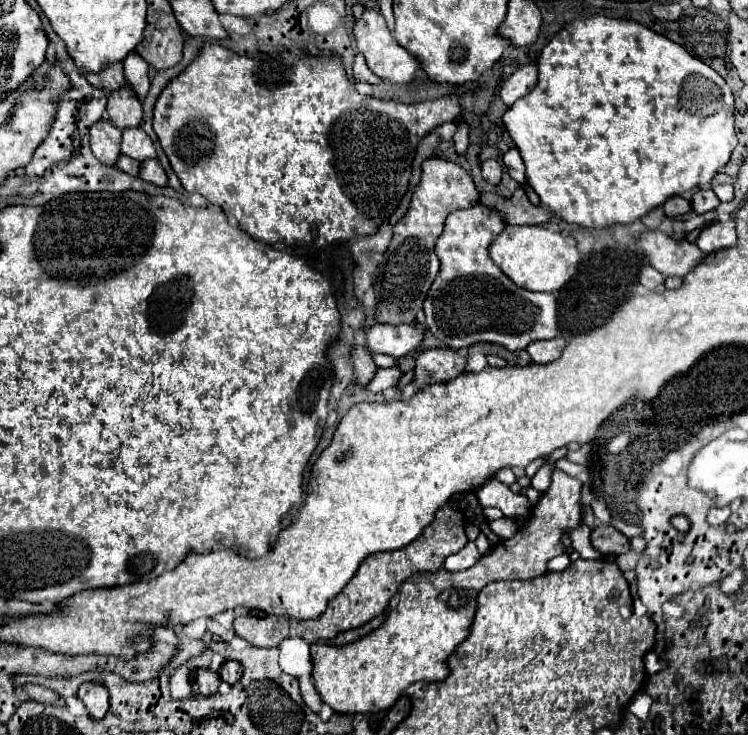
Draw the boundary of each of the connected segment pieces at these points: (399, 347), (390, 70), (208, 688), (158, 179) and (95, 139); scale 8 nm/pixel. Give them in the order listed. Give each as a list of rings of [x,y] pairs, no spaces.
[[[373,325],[365,329],[365,345],[371,355],[383,353],[395,359],[417,349],[423,339],[423,327],[415,325]]]
[[[365,11],[361,15],[361,19],[355,21],[353,33],[355,33],[355,39],[357,39],[357,49],[365,55],[365,61],[367,61],[369,69],[377,77],[381,77],[385,81],[391,81],[393,85],[405,85],[405,83],[413,81],[417,69],[421,67],[419,59],[415,55],[407,53],[407,49],[403,49],[395,41],[395,37],[391,37],[391,31],[387,29],[387,23],[385,23],[385,19],[383,19],[381,13],[377,13],[377,11]]]
[[[199,669],[197,673],[191,675],[193,691],[201,693],[201,695],[213,695],[213,693],[217,693],[219,683],[221,683],[221,677],[217,673],[213,673],[211,669]]]
[[[147,159],[141,163],[141,173],[139,177],[147,183],[153,183],[157,187],[165,187],[167,185],[167,175],[163,171],[163,167],[159,165],[157,159]]]
[[[97,121],[91,127],[91,151],[103,165],[115,165],[121,155],[121,131],[109,121]]]

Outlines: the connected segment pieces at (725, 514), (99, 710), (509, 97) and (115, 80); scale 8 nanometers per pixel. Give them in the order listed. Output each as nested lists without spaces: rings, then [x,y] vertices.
[[[713,507],[709,511],[709,515],[707,515],[707,521],[711,525],[723,525],[729,519],[729,515],[731,515],[731,509],[729,507]]]
[[[83,683],[79,687],[77,697],[83,701],[83,705],[87,707],[89,715],[95,719],[105,717],[105,713],[109,711],[109,693],[105,685],[99,683]]]
[[[521,65],[513,75],[505,79],[505,83],[499,89],[501,101],[511,107],[519,97],[527,95],[537,83],[537,67],[535,65]]]
[[[115,63],[115,65],[109,65],[107,69],[103,69],[101,73],[87,73],[87,81],[97,87],[97,89],[103,89],[105,93],[113,93],[117,89],[121,89],[125,85],[125,79],[123,79],[123,63]]]

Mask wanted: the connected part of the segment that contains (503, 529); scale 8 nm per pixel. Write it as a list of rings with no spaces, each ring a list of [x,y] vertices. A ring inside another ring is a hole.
[[[501,517],[497,521],[491,521],[489,527],[501,539],[511,539],[517,533],[517,523],[513,519],[509,519],[509,517]]]

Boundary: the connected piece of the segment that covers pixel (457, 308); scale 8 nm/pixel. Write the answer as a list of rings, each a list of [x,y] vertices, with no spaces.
[[[475,203],[471,209],[459,209],[447,215],[443,235],[435,243],[441,269],[431,285],[423,311],[427,329],[455,351],[481,341],[519,351],[533,341],[557,337],[555,297],[517,287],[489,257],[489,245],[503,229],[505,221],[495,209]]]

